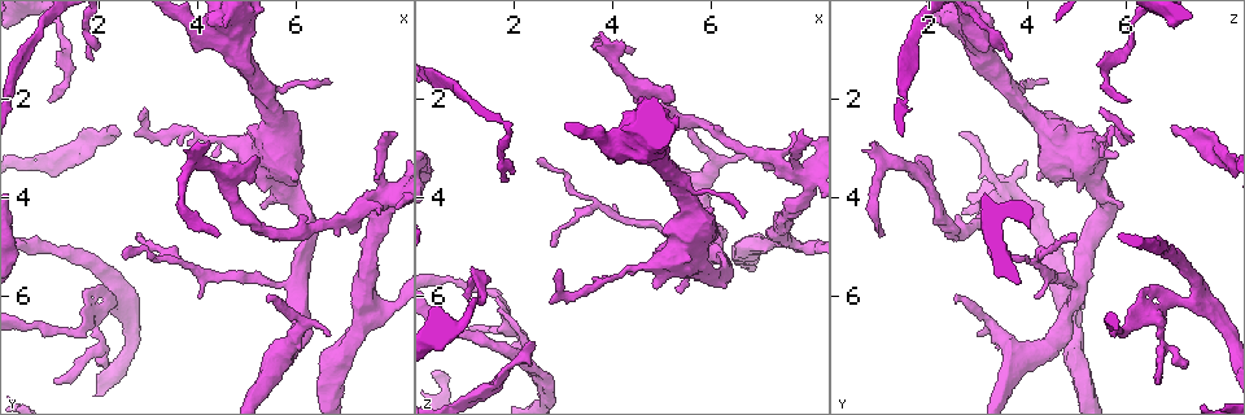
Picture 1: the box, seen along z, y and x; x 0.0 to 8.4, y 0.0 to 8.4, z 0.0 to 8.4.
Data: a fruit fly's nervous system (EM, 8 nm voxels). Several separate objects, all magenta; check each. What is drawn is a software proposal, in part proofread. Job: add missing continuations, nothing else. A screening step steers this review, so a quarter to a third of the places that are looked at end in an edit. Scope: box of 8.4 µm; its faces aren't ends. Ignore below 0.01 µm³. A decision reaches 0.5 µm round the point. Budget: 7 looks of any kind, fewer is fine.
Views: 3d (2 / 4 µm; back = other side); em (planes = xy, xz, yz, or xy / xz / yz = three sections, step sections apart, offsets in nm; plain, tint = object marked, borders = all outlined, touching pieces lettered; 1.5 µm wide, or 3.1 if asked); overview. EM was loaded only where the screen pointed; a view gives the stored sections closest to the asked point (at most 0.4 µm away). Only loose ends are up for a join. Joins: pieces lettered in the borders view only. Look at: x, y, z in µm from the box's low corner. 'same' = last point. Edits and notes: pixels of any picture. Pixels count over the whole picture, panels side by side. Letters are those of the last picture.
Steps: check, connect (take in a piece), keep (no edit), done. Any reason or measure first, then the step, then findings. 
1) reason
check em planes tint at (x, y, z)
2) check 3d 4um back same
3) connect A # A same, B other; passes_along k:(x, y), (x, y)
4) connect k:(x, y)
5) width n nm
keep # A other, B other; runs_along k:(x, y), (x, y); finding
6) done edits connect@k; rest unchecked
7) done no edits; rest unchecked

stops while still wide
check em planes borders at (5.25, 4.20, 5.90)

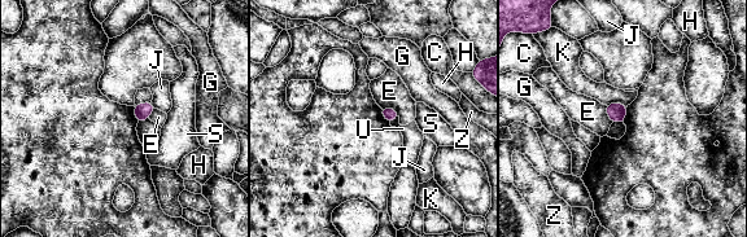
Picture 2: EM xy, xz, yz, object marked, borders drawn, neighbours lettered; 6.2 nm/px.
keep # C other, E other, G other, H other, J other, K other, S other, U other, Z other; border 2:(380, 106), (392, 106), (398, 115); none of them fits

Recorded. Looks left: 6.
an open end
check em planes borders at (2.45, 5.15, 3.25)

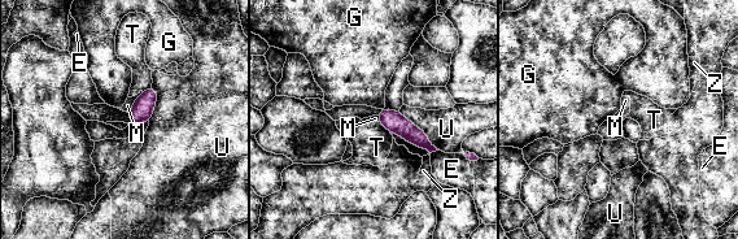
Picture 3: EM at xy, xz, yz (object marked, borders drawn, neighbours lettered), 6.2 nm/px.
longest_contact U 340 nm
keep # E other, G other, M other, T other, U other, Z other; border 3:(379, 122), (391, 131); none of them fits

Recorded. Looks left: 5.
free end
check em planes borders at (4.45, 4.75, 1.05)

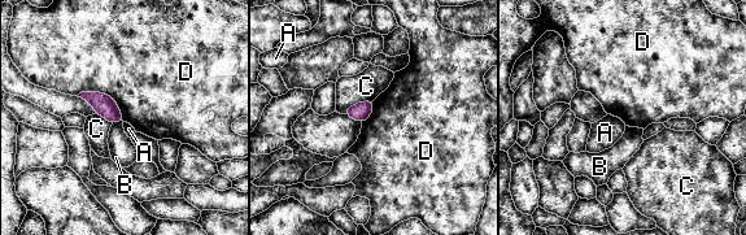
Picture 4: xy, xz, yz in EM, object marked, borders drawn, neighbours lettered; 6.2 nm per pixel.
longest_contact D 340 nm
keep # A other, B other, C other, D other; border 4:(77, 95), (105, 92), (123, 121); no lettered piece goes on from it

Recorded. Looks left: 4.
done no edits; rest unchecked

